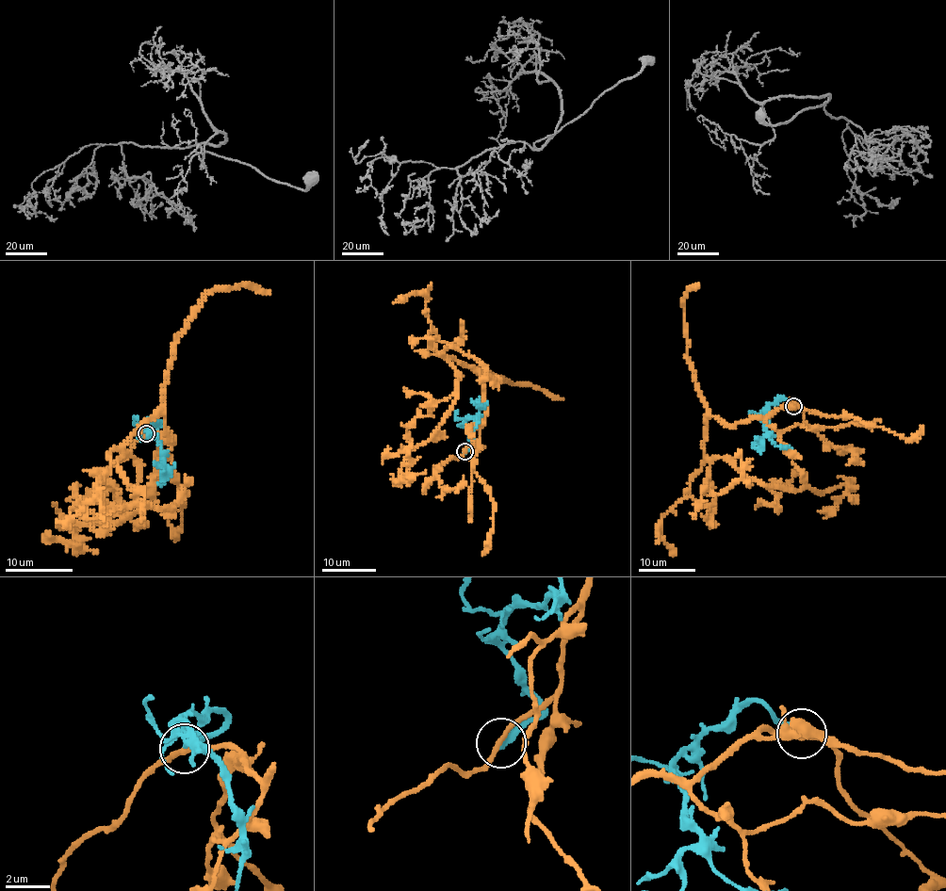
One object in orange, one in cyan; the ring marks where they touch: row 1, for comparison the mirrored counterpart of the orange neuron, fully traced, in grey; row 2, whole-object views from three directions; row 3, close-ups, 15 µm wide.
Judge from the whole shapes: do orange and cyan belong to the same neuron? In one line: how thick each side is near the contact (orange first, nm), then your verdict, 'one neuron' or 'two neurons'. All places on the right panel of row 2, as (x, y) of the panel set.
calibres 220 and 280 nm; two neurons

